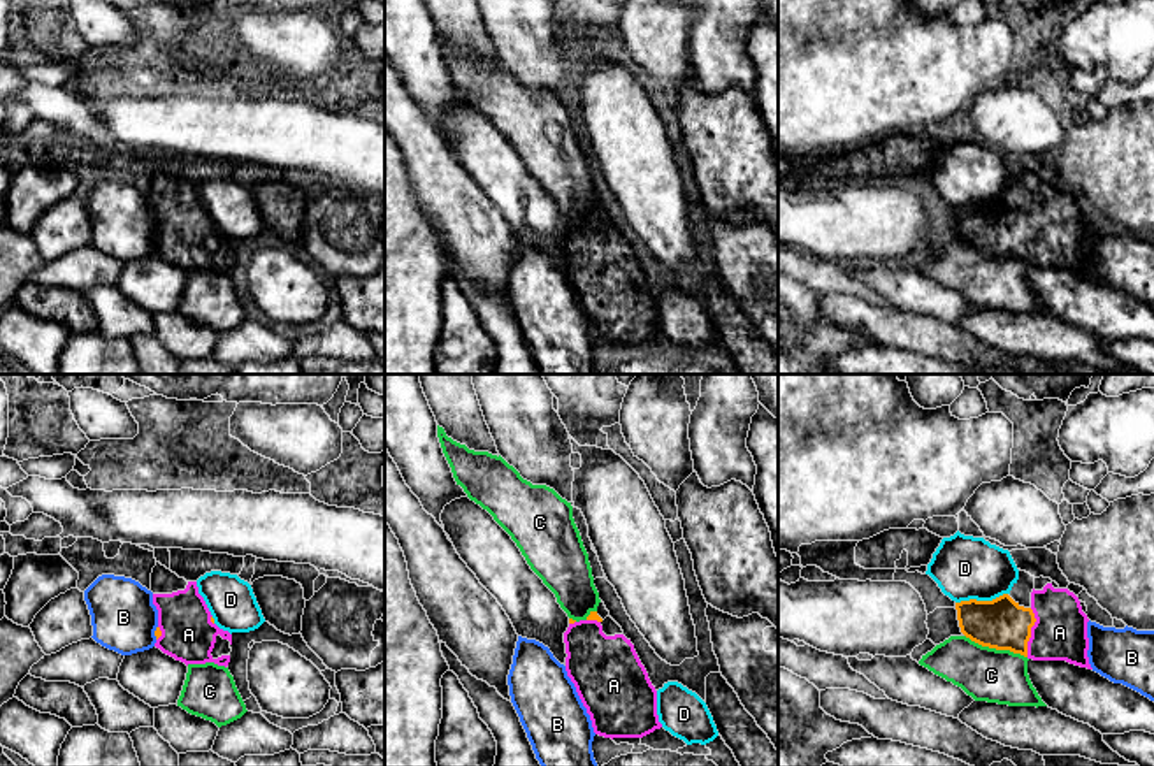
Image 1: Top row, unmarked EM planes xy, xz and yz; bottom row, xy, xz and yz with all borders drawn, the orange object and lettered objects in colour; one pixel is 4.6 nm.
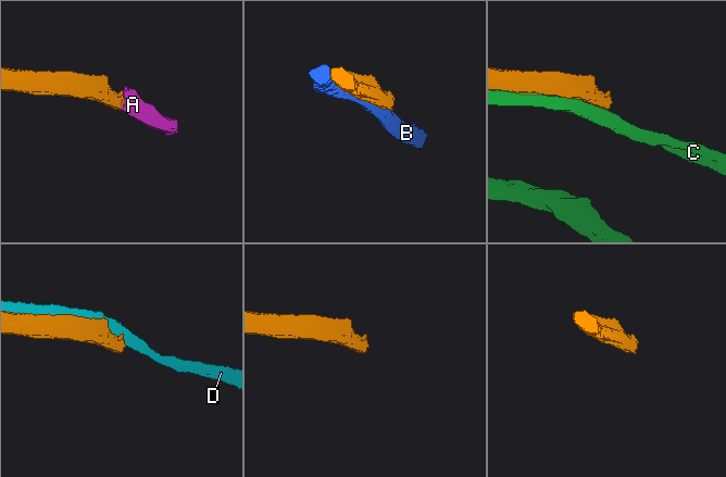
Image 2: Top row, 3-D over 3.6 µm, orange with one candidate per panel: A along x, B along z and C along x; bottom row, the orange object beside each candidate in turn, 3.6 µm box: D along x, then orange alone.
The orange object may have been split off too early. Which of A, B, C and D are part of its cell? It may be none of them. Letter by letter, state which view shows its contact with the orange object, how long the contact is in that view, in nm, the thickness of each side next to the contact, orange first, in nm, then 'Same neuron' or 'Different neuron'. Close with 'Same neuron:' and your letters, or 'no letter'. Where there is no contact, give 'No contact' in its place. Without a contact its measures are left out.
A: Touches orange in yz. Shared border 220 nm. Thickness 240 nm (orange) against 260 nm. Same neuron
B: Touches orange in xy. Shared border 60 nm. Thickness 30 nm (orange) against 300 nm. Different neuron
C: Touches orange in yz. Shared border 300 nm. Thickness 240 nm (orange) against 240 nm. Different neuron
D: Touches orange in yz. Shared border 240 nm. Thickness 240 nm (orange) against 300 nm. Different neuron
Same neuron: A

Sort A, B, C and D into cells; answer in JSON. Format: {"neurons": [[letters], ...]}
{"neurons": [["A"], ["B"], ["C"], ["D"]]}

